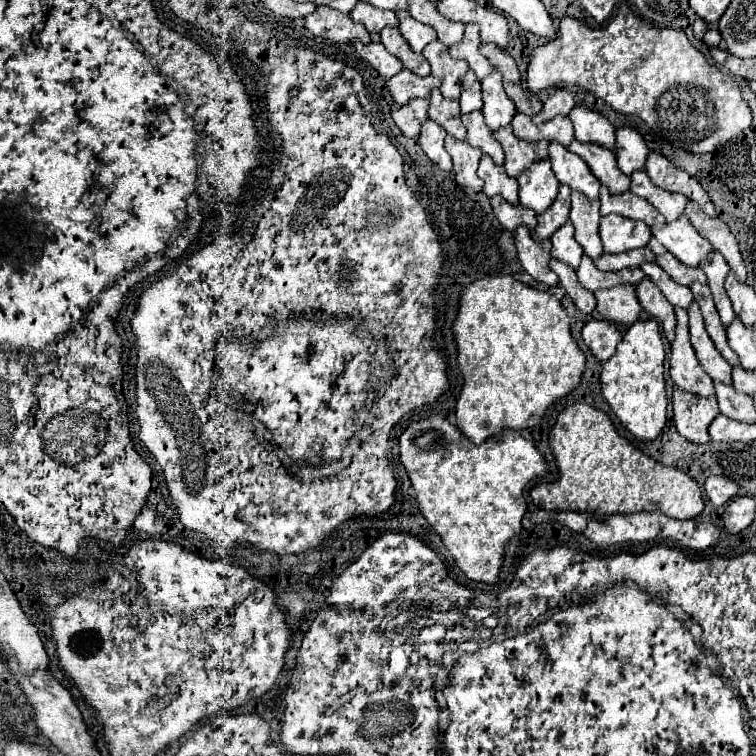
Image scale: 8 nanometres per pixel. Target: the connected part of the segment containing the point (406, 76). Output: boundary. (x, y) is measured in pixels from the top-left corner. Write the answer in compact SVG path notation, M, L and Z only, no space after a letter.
M402 69L400 73L396 73L394 77L390 77L386 81L386 87L388 87L392 99L398 105L402 105L402 103L408 103L412 97L424 97L424 99L428 99L430 91L434 87L440 87L440 83L442 83L442 79L438 79L438 77L432 77L432 75L418 77L412 71Z

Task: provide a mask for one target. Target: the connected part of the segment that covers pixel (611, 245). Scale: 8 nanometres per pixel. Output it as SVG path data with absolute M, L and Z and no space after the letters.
M604 215L600 219L600 239L606 253L646 247L650 237L650 227L646 223L622 215Z

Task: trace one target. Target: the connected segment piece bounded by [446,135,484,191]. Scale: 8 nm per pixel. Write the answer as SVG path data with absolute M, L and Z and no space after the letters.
M446 135L446 151L452 157L454 163L454 173L456 173L456 181L472 191L482 191L482 179L476 175L478 169L478 161L482 151L474 149L472 145L468 145L466 141L460 141L452 135Z

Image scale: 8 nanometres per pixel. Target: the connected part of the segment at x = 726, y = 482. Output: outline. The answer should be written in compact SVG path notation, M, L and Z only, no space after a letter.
M708 477L706 479L706 485L704 485L710 501L716 505L716 507L722 507L724 503L728 503L732 497L736 497L738 493L738 485L726 477Z

